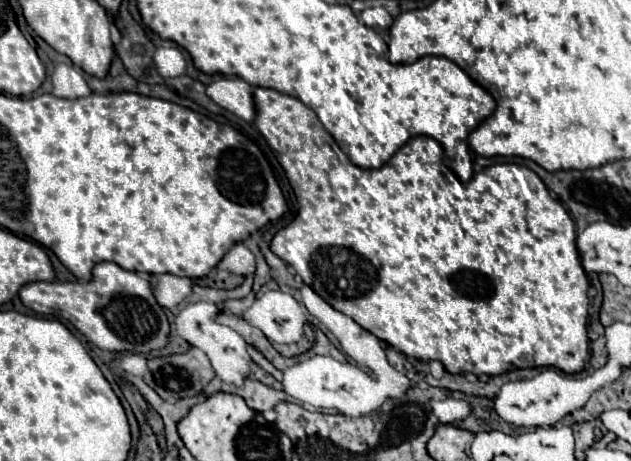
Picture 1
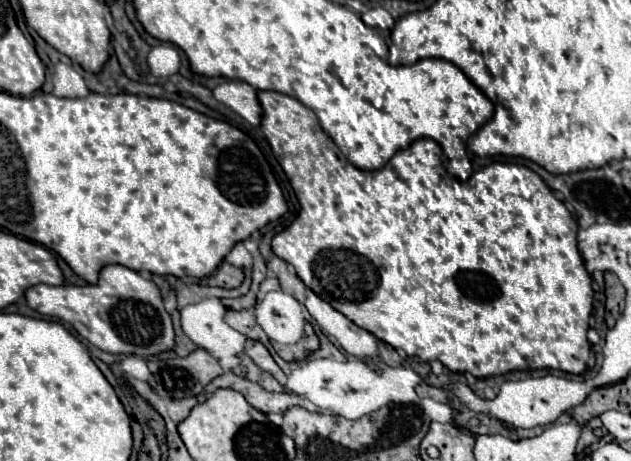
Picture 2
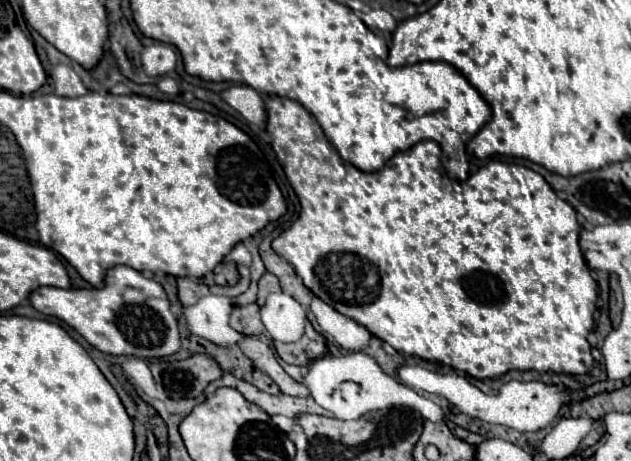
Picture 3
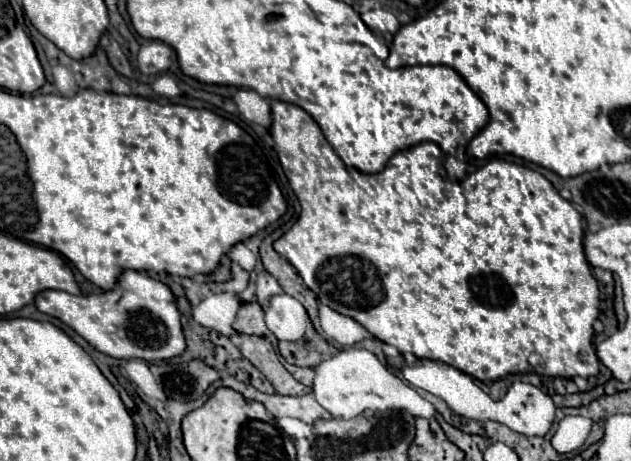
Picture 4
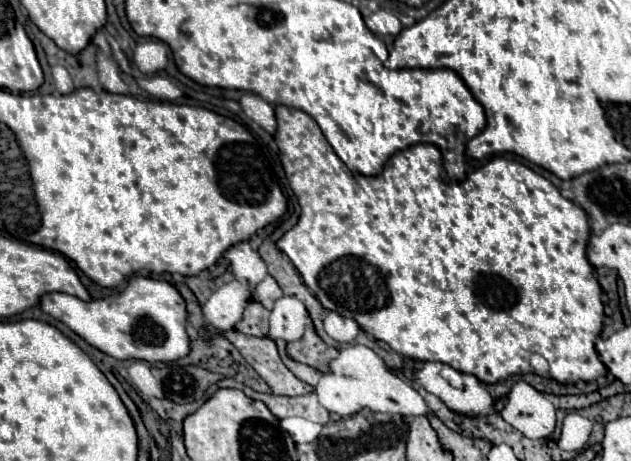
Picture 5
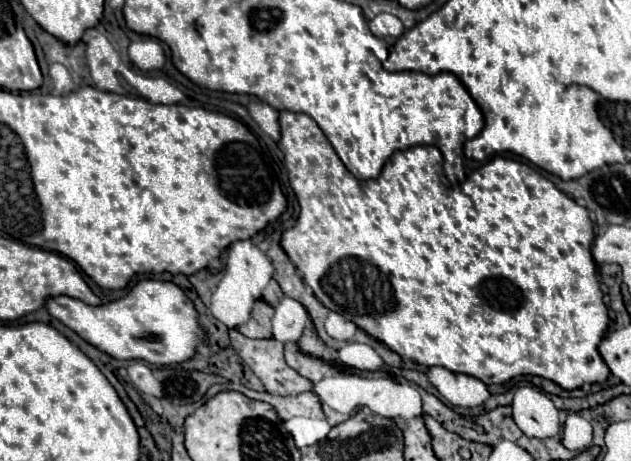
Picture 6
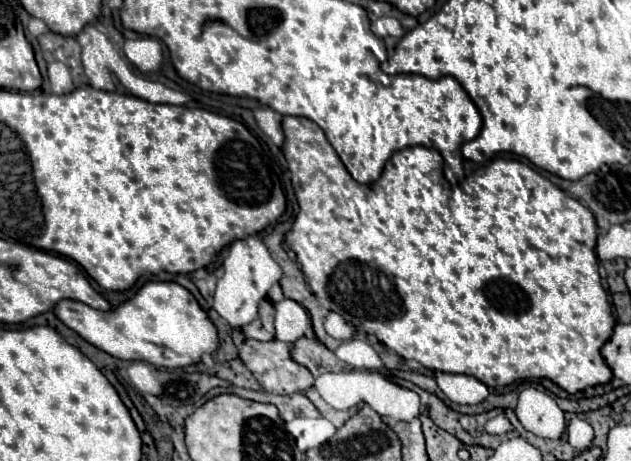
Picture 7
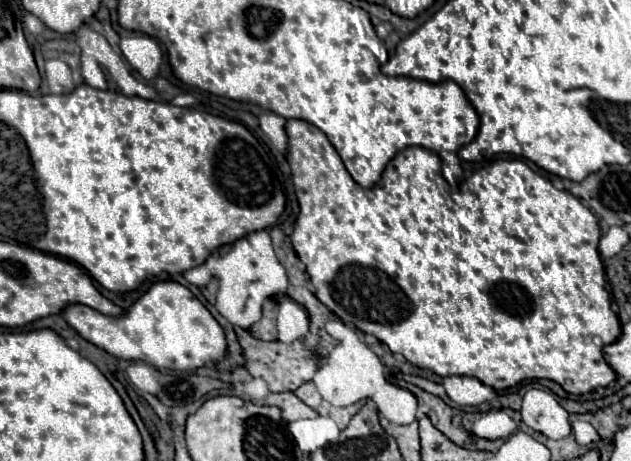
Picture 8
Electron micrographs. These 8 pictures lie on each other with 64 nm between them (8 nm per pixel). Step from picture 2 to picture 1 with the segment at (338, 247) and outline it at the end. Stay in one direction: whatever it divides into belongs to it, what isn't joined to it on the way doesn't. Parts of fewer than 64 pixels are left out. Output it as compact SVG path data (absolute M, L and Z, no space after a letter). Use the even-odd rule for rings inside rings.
M256 88L254 102L256 102L254 124L260 130L260 134L266 138L270 148L276 152L276 160L284 168L288 182L300 204L296 218L286 228L276 232L270 248L278 258L288 262L296 270L296 274L304 280L304 284L308 284L332 308L350 316L364 330L372 332L380 340L404 352L406 356L424 362L440 360L450 374L472 372L476 376L480 374L498 376L508 370L538 368L538 366L554 366L568 374L578 374L584 370L584 364L588 360L588 344L590 344L586 336L590 284L580 264L580 254L576 250L576 226L570 214L566 212L566 208L550 196L544 182L530 168L518 164L494 164L484 172L474 174L470 182L462 182L456 178L456 174L452 174L452 170L444 168L442 146L430 136L416 136L392 156L392 166L386 164L378 170L362 170L348 160L348 156L340 150L334 138L324 130L318 116L308 106L304 106L298 98L292 98L288 94L270 88Z

